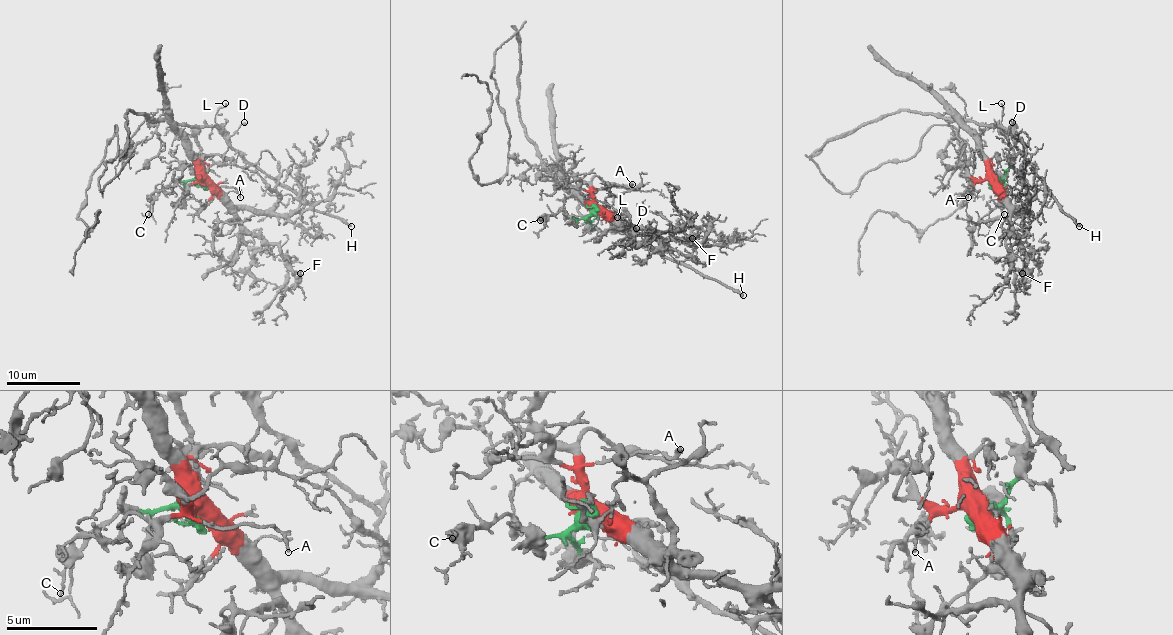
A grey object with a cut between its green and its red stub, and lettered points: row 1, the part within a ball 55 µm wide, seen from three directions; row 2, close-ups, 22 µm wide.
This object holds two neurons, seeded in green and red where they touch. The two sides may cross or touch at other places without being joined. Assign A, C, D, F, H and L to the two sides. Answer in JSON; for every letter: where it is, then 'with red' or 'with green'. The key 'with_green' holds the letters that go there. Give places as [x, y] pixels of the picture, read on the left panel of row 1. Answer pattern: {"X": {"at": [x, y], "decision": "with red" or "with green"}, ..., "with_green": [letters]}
{"A": {"at": [240, 197], "decision": "with red"}, "C": {"at": [148, 214], "decision": "with green"}, "D": {"at": [244, 122], "decision": "with green"}, "F": {"at": [300, 273], "decision": "with red"}, "H": {"at": [351, 226], "decision": "with green"}, "L": {"at": [225, 103], "decision": "with green"}, "with_green": ["C", "D", "H", "L"]}

